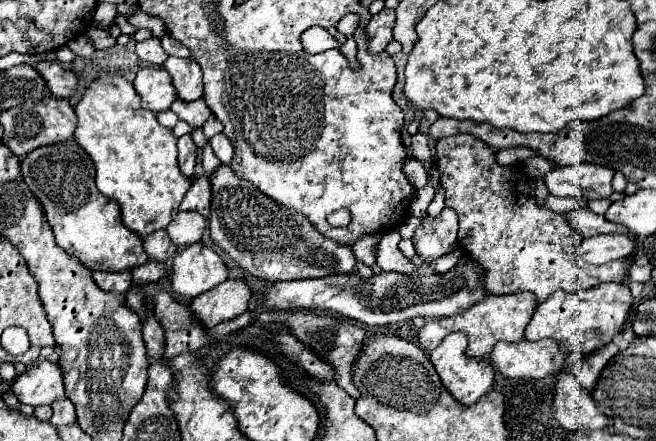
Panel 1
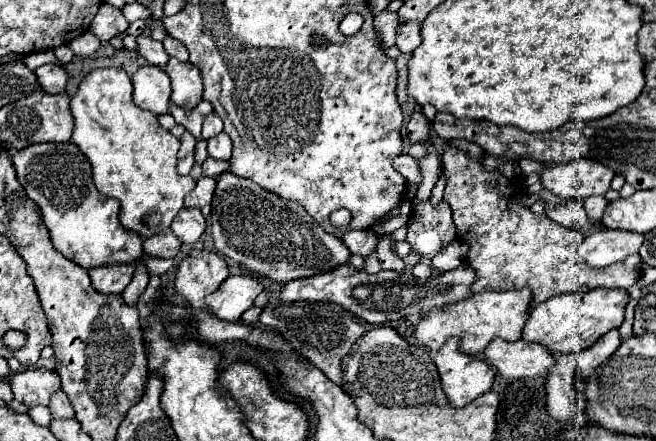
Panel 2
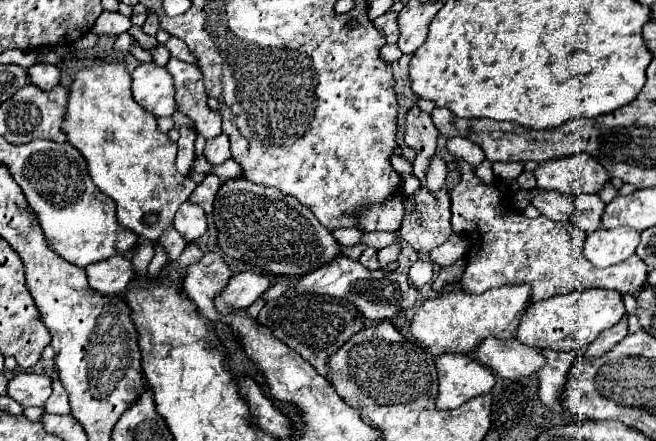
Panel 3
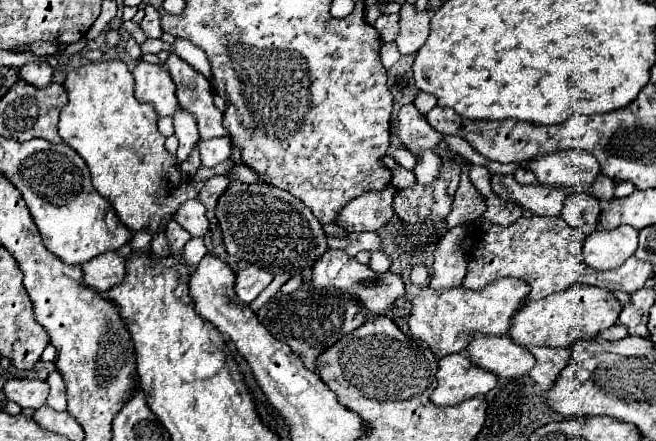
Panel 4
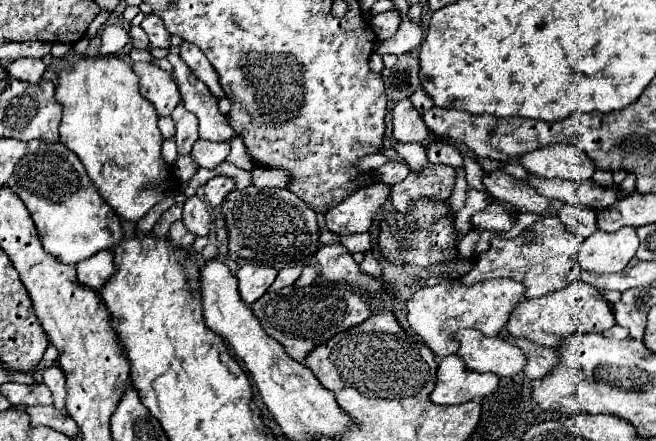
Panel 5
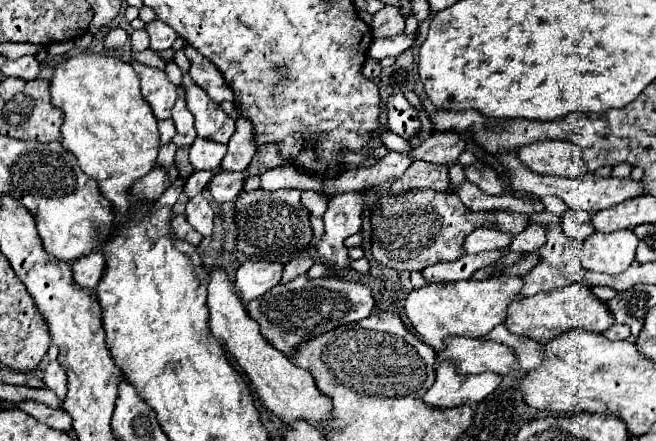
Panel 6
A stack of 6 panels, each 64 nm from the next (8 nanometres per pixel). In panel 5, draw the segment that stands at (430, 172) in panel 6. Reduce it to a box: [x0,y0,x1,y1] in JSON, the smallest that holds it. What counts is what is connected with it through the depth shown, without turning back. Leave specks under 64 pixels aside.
[390,164,456,214]

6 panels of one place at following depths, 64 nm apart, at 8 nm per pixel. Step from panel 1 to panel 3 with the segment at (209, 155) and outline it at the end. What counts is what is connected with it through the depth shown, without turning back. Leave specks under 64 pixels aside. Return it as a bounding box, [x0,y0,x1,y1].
[211,158,242,182]

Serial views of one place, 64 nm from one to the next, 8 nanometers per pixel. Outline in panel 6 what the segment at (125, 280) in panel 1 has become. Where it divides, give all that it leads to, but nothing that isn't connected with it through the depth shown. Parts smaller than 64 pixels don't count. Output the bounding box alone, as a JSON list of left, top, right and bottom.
[72,252,106,290]

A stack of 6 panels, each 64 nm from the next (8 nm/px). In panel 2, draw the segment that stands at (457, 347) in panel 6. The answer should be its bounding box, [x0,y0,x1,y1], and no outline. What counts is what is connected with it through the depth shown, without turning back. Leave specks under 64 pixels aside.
[484,340,554,378]

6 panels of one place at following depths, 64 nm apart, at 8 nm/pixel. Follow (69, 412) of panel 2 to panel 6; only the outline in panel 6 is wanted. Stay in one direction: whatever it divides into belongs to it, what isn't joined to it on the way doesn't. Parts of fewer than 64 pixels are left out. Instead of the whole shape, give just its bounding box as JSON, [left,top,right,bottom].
[42,360,66,402]

